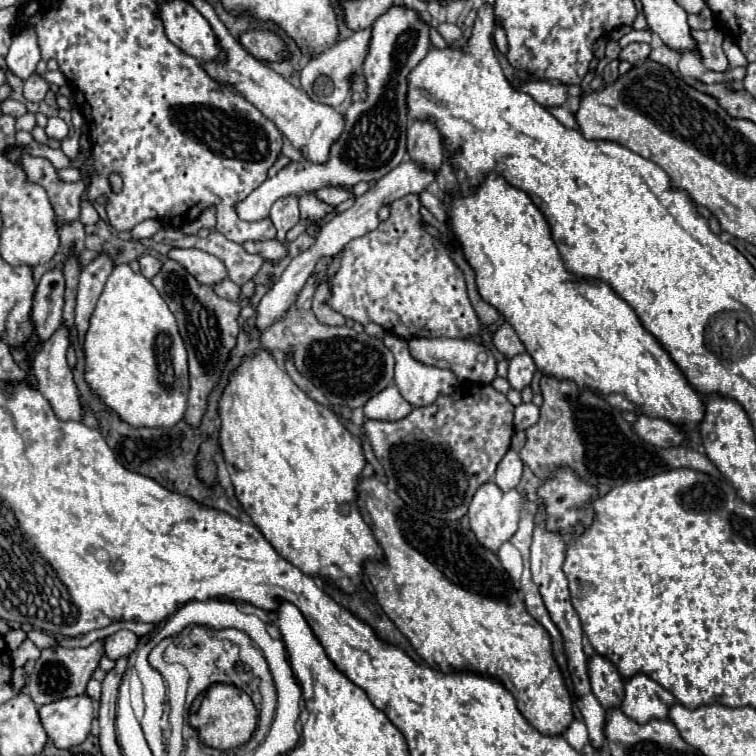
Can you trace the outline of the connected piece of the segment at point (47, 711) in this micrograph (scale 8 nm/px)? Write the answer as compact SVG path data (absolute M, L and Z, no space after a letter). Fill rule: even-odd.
M87 693L63 697L39 707L39 717L55 747L67 749L83 743L89 735L93 721L93 701Z

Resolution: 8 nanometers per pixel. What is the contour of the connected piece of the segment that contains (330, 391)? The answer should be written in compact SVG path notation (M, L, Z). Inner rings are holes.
M309 277L299 293L295 307L287 313L283 323L275 323L261 335L261 349L273 353L287 347L287 355L293 359L297 371L309 379L333 405L347 405L351 409L363 407L373 395L383 391L393 383L393 355L383 345L381 339L367 335L365 331L355 331L347 325L331 327L317 321L309 301L315 293L315 277Z

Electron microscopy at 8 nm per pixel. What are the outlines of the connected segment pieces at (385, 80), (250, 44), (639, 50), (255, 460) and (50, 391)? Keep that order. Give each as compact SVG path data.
M393 5L375 19L369 41L369 51L363 61L363 73L367 77L367 99L351 103L345 113L343 135L331 147L331 159L325 165L311 161L293 161L283 167L275 177L265 179L247 199L237 203L237 217L243 221L261 221L269 215L271 205L285 195L301 195L303 191L315 191L321 187L347 185L353 187L359 181L381 179L395 169L405 155L405 129L407 129L407 75L431 47L429 25L415 9L405 5Z
M247 31L241 35L241 45L257 59L281 61L287 57L285 43L273 31Z
M631 43L627 47L621 49L619 53L619 61L629 61L629 63L639 63L643 59L647 59L651 53L649 43Z
M271 355L243 359L231 375L219 401L219 443L235 495L265 539L305 575L323 577L343 593L355 593L363 583L365 561L383 561L383 549L357 507L357 485L365 467L361 443L343 427L331 409L307 397Z
M61 325L49 341L45 341L43 349L37 353L33 361L33 375L37 379L37 389L49 399L53 411L59 415L59 419L75 419L81 421L81 403L77 397L77 387L73 383L73 373L67 363L67 349L69 349L69 329Z

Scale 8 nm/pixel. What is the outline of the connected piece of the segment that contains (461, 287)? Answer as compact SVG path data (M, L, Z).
M407 195L391 205L391 217L365 237L343 247L341 267L333 279L329 305L361 325L375 321L389 333L413 337L459 337L481 331L477 313L467 297L465 277L453 263L449 249L421 225L419 197Z

